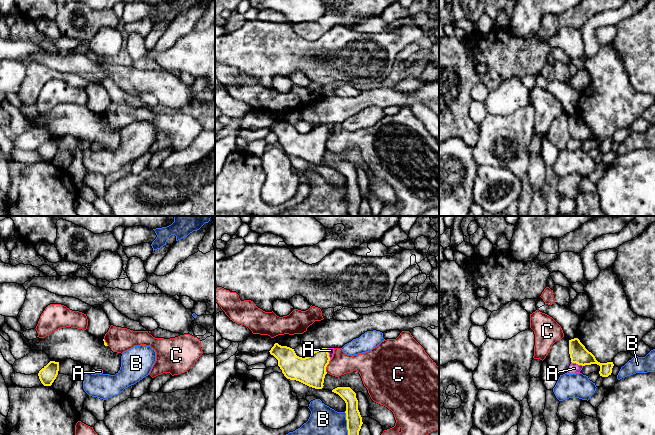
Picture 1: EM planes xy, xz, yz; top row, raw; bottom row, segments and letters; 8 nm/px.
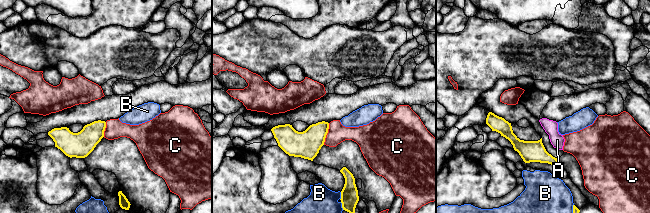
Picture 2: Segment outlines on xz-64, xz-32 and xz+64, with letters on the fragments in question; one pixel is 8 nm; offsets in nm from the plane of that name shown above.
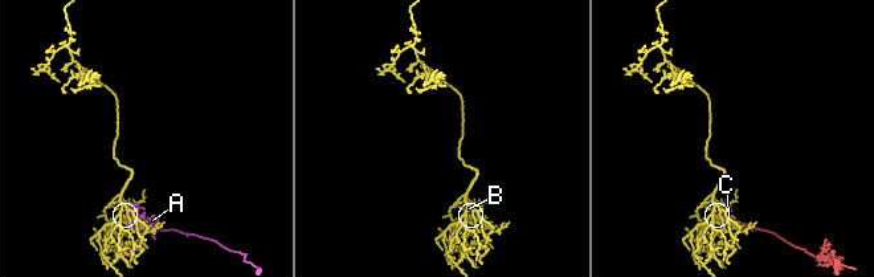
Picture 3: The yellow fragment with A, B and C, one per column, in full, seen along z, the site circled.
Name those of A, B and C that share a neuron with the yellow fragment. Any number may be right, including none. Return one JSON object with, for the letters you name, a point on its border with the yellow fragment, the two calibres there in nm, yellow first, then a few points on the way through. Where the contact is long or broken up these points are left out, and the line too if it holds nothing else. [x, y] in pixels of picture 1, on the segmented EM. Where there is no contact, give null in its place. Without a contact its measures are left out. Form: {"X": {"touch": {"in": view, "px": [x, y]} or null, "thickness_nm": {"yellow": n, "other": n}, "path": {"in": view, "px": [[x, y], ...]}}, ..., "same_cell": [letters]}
{"same_cell": []}

